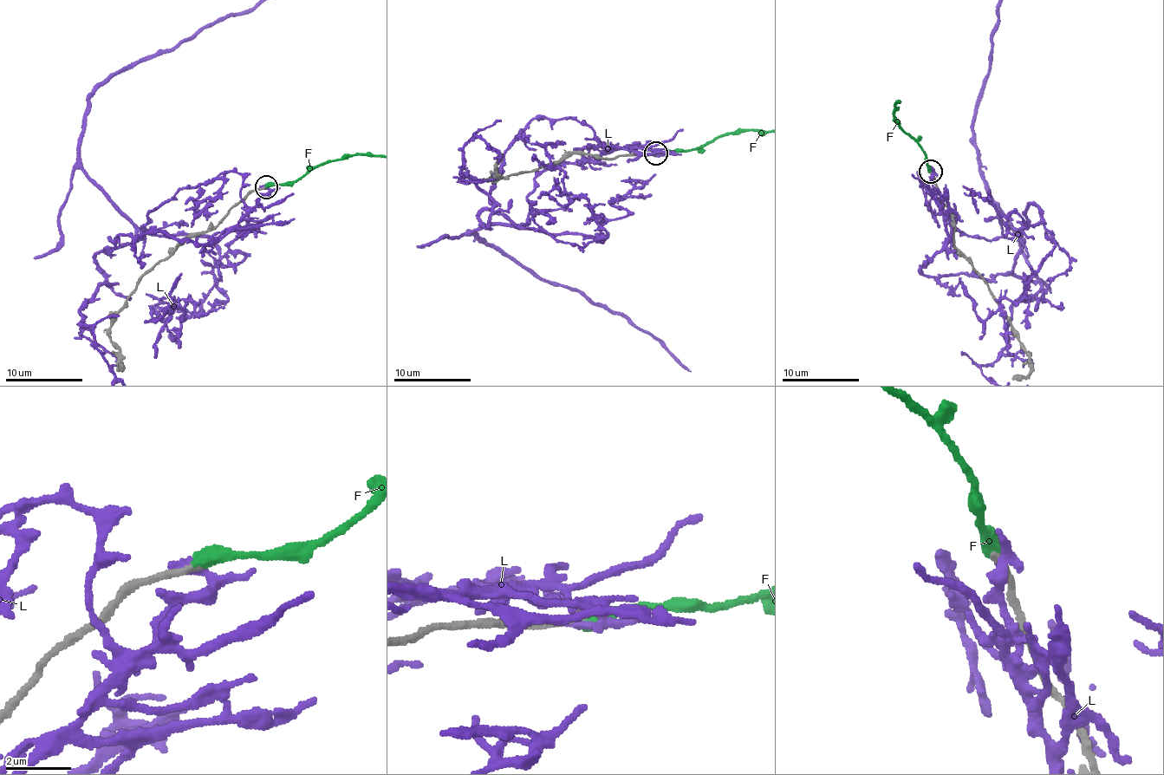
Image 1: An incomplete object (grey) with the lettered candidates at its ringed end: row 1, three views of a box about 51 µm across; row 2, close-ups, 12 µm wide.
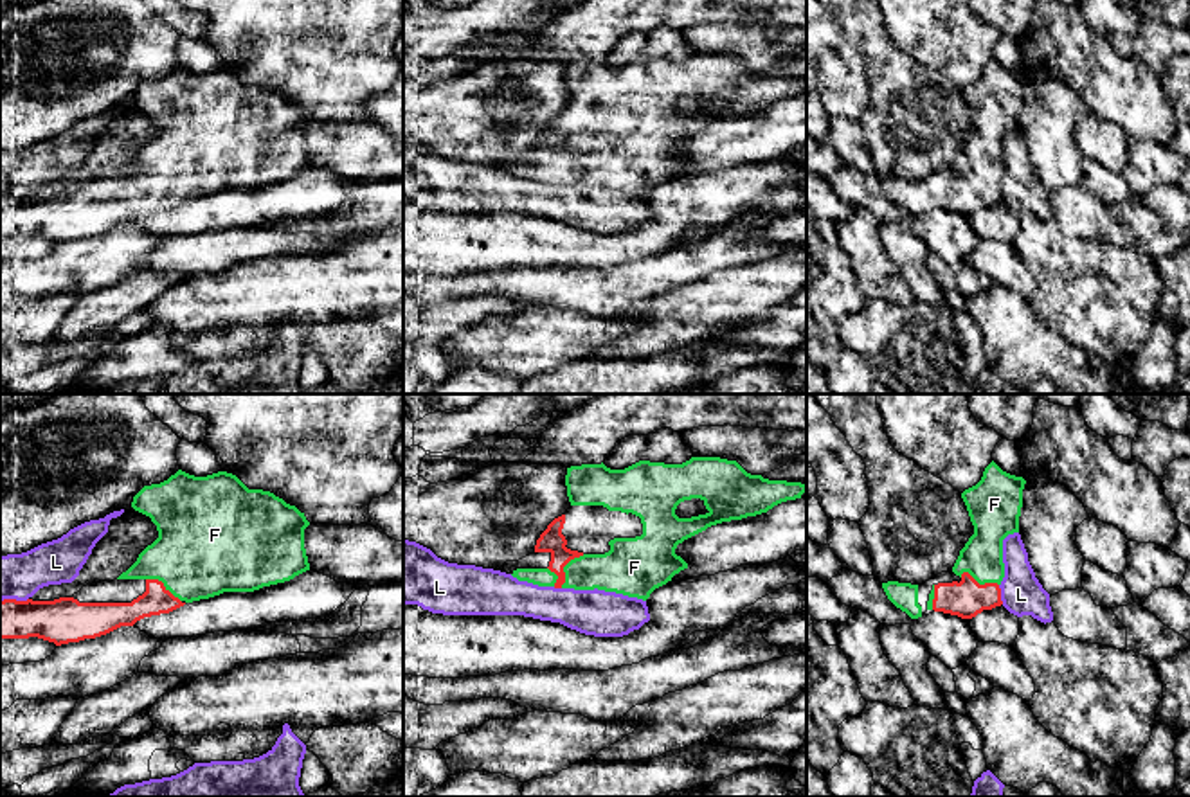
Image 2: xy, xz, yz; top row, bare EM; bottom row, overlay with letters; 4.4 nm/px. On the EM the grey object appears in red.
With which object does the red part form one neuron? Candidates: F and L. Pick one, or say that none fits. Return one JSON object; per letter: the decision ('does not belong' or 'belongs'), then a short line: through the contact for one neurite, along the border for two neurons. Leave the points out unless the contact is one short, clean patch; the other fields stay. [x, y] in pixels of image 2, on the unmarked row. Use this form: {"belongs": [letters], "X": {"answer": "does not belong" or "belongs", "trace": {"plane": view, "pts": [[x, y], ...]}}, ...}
{"belongs": ["F"], "F": {"answer": "belongs"}, "L": {"answer": "does not belong"}}

